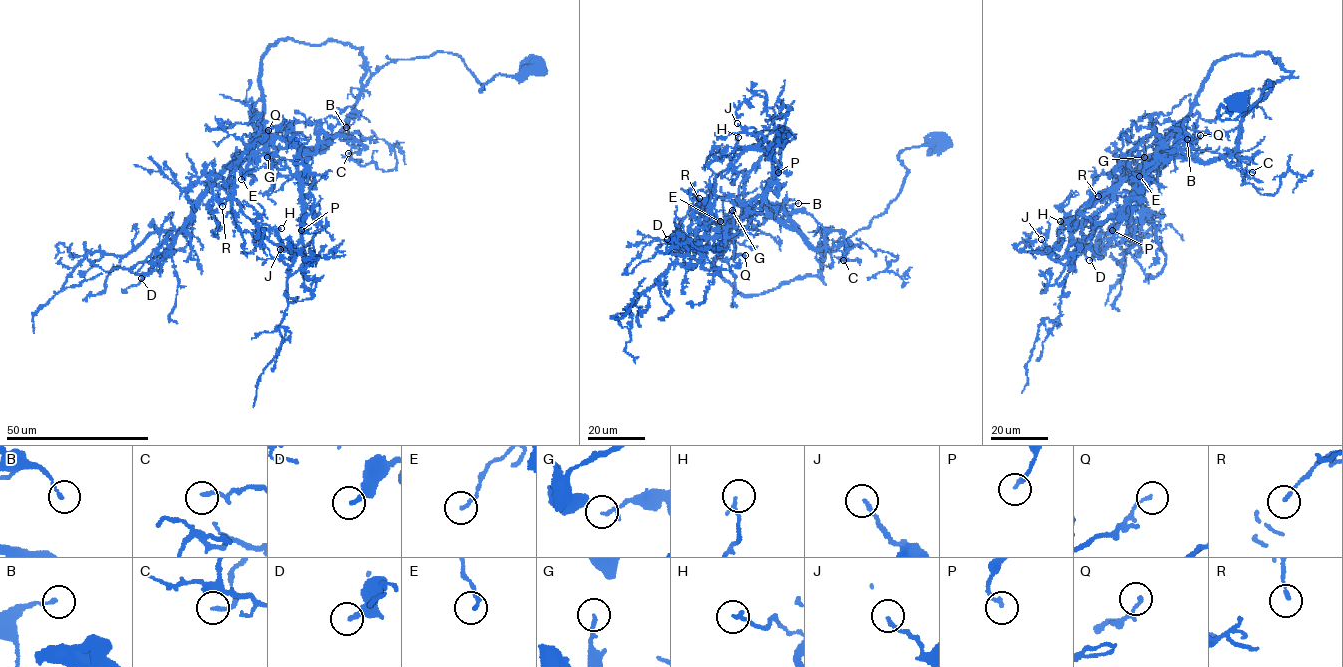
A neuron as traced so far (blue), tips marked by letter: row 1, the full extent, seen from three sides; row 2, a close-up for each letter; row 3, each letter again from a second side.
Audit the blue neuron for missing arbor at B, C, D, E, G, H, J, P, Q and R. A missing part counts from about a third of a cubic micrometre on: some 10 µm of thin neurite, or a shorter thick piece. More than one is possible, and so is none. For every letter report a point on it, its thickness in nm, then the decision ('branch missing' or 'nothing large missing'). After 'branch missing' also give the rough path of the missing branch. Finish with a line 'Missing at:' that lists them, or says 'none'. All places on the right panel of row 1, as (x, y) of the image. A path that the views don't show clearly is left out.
B: place (1187, 139); calibre 160 nm; nothing large missing
C: place (1252, 172); calibre 170 nm; nothing large missing
D: place (1089, 260); calibre 180 nm; nothing large missing
E: place (1139, 176); calibre 150 nm; nothing large missing
G: place (1144, 157); calibre 110 nm; nothing large missing
H: place (1060, 221); calibre 150 nm; nothing large missing
J: place (1041, 239); calibre 160 nm; nothing large missing
P: place (1112, 230); calibre 170 nm; branch missing; course (1112, 230), (1104, 239), (1126, 225)
Q: place (1200, 135); calibre 130 nm; nothing large missing
R: place (1098, 196); calibre 150 nm; nothing large missing
Missing at: P

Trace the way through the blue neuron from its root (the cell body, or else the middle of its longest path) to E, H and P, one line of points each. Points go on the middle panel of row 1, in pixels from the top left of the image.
E: (937, 142), (899, 152), (907, 172), (899, 195), (835, 250), (811, 248), (764, 215), (717, 229), (720, 221)
H: (937, 142), (899, 152), (907, 172), (899, 195), (827, 252), (766, 210), (772, 155), (737, 148), (738, 137)
P: (937, 142), (899, 152), (907, 172), (899, 195), (831, 251), (820, 243), (811, 248), (764, 207), (778, 172)

